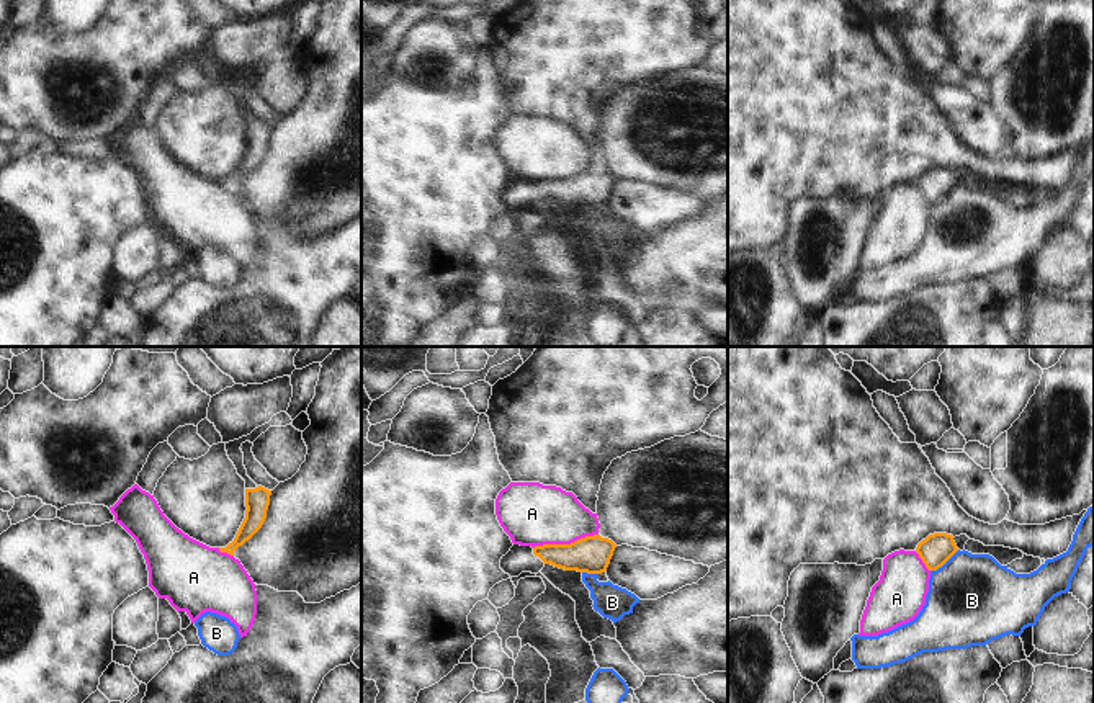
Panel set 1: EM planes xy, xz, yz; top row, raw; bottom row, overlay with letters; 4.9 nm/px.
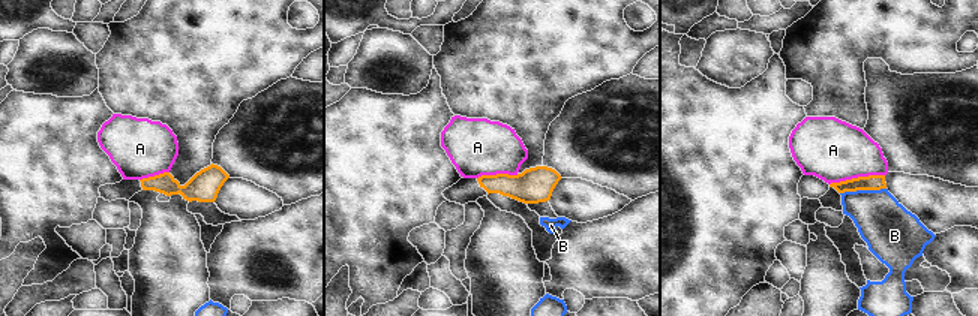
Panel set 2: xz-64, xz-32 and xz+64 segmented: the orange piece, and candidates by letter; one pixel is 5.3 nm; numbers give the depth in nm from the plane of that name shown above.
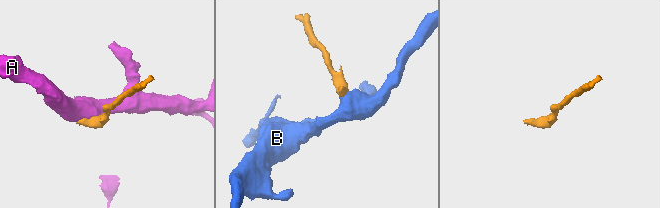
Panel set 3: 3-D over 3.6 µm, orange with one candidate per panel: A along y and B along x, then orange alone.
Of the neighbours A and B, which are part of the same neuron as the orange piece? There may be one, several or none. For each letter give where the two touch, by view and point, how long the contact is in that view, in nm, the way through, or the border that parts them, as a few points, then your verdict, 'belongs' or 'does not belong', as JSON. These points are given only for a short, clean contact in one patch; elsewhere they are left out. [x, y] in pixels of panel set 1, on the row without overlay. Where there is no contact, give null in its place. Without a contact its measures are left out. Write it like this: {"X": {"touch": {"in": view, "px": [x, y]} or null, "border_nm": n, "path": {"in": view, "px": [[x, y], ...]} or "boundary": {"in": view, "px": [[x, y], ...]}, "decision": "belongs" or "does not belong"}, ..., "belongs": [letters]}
{"A": {"touch": {"in": "xz", "px": [564, 179]}, "border_nm": 320, "boundary": {"in": "xz", "px": [[597, 167], [569, 177], [543, 177], [533, 182]]}, "decision": "does not belong"}, "B": {"touch": {"in": "yz", "px": [944, 197]}, "border_nm": 180, "boundary": {"in": "yz", "px": [[959, 183], [931, 205]]}, "decision": "does not belong"}, "belongs": []}

